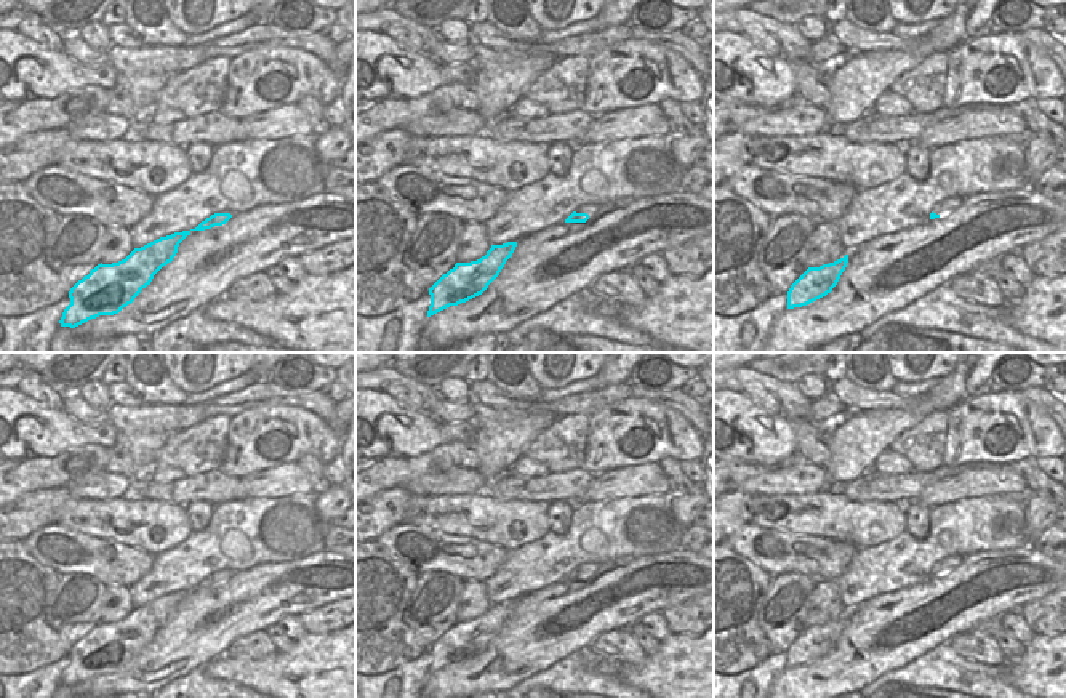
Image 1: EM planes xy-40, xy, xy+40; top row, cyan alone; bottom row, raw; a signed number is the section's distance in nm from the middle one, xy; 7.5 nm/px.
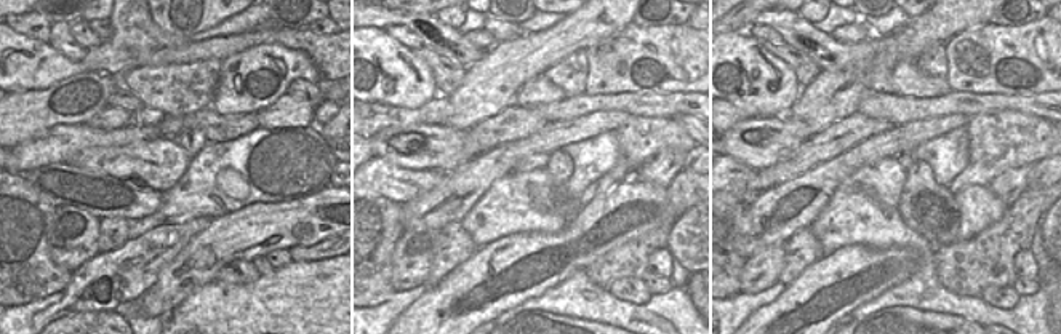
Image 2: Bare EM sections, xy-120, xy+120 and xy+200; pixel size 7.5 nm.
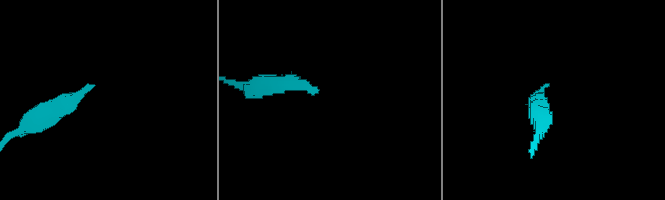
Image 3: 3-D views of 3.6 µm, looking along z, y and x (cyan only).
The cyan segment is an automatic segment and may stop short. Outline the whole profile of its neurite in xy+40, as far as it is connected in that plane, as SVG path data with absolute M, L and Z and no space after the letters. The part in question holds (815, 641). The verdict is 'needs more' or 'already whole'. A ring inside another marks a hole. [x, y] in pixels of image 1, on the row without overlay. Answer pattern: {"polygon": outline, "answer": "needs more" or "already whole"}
{"polygon": "M848 613L820 626L808 626L789 647L787 668L807 664L831 652L847 621Z", "answer": "already whole"}

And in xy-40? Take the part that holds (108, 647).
{"polygon": "M190 589L174 591L134 607L118 621L98 623L70 647L70 663L62 671L61 685L75 687L99 674L118 672L173 620L187 594Z", "answer": "already whole"}

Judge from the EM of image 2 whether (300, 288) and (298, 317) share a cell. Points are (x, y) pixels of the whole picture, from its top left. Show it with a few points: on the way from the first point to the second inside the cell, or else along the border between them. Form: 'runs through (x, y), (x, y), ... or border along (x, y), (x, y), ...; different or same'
runs through (300, 294), (300, 310); same

